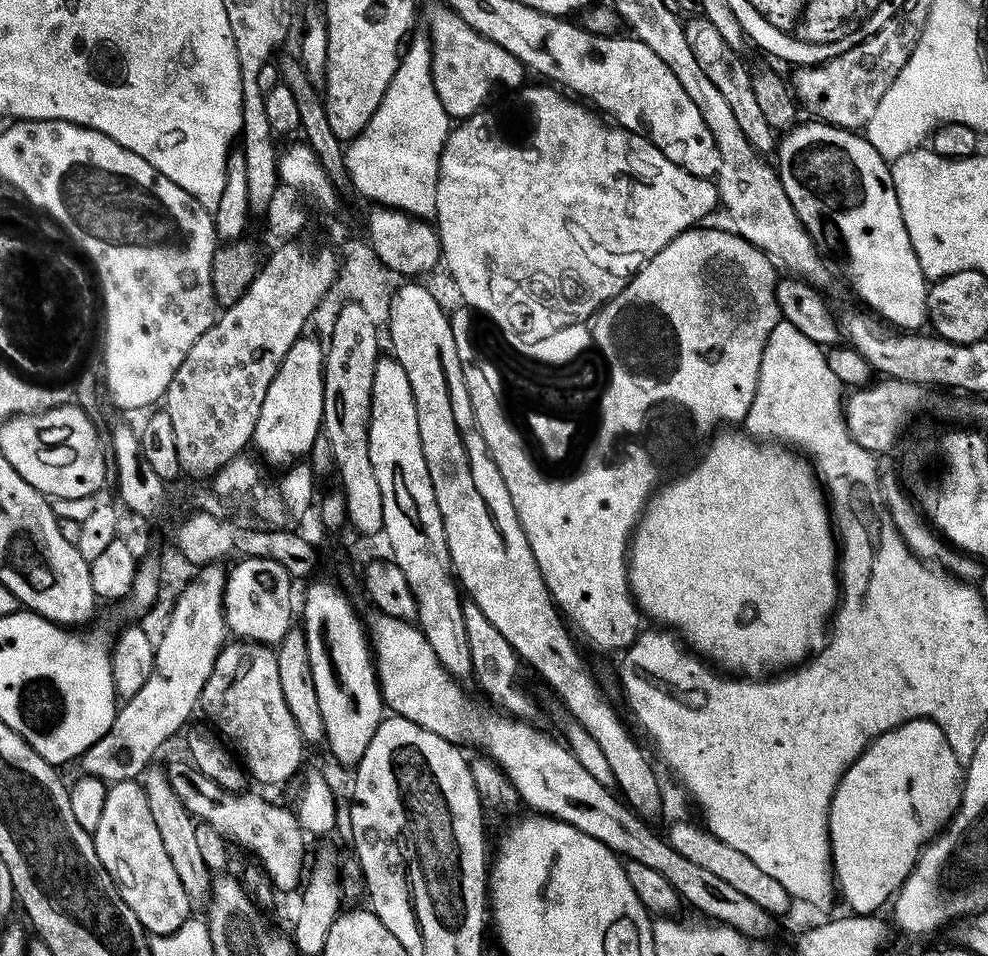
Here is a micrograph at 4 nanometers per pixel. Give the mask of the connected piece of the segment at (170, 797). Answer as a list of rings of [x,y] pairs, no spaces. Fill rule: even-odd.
[[[156,762],[150,763],[142,775],[146,802],[150,802],[150,814],[154,814],[158,834],[162,834],[162,842],[166,845],[166,854],[170,854],[174,862],[174,870],[178,870],[178,878],[186,894],[193,902],[207,901],[212,891],[214,876],[208,871],[206,862],[202,862],[202,853],[198,850],[198,841],[194,835],[197,821],[171,789],[165,769],[161,766],[159,768],[157,764]]]

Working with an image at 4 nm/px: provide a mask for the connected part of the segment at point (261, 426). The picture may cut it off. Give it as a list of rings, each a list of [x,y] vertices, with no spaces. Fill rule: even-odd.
[[[301,338],[292,343],[286,358],[282,358],[282,366],[278,366],[278,374],[274,374],[274,382],[270,382],[266,398],[262,398],[262,410],[258,410],[258,422],[252,435],[253,449],[256,448],[268,463],[282,467],[294,464],[309,455],[315,440],[321,435],[324,422],[324,354],[321,341],[319,344],[316,340]]]

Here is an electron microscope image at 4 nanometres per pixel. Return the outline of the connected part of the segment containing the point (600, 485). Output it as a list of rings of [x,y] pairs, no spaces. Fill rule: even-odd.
[[[704,227],[687,228],[678,234],[665,248],[658,250],[650,262],[643,264],[636,271],[636,277],[599,312],[580,325],[571,323],[554,336],[540,337],[535,341],[507,340],[467,306],[460,306],[450,316],[458,362],[468,370],[472,370],[472,367],[481,368],[492,383],[492,396],[473,395],[474,418],[486,442],[486,450],[494,466],[498,466],[498,474],[502,474],[502,482],[506,482],[506,490],[510,490],[510,502],[514,502],[516,517],[526,534],[526,542],[530,542],[538,570],[544,575],[548,592],[555,600],[557,609],[571,621],[574,628],[576,623],[575,631],[580,631],[600,652],[623,653],[636,643],[636,638],[642,631],[642,613],[632,599],[632,589],[628,586],[628,550],[630,537],[644,505],[651,500],[652,493],[657,491],[658,485],[665,479],[664,467],[671,460],[678,459],[683,448],[688,448],[691,444],[703,445],[721,426],[736,426],[744,421],[750,410],[750,402],[754,402],[754,394],[758,390],[762,350],[766,350],[770,330],[774,330],[782,318],[776,301],[777,265],[750,241],[737,236],[735,231],[723,232],[720,228]]]

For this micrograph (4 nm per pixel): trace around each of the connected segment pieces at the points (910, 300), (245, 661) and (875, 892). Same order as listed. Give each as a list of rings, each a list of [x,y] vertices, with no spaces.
[[[823,122],[811,123],[797,123],[778,140],[778,175],[798,218],[812,239],[822,245],[825,253],[833,252],[844,263],[844,276],[849,286],[856,291],[858,299],[869,304],[881,316],[881,321],[889,320],[900,330],[923,329],[920,327],[925,327],[928,318],[930,284],[922,274],[922,266],[918,266],[914,246],[910,246],[910,234],[906,234],[906,222],[902,222],[902,210],[898,206],[889,161],[878,154],[874,146],[870,146],[867,135],[857,134],[851,128],[836,128]]]
[[[255,642],[226,643],[206,680],[198,708],[213,724],[211,727],[217,733],[220,731],[219,735],[235,749],[253,781],[284,784],[299,770],[304,760],[306,742],[300,736],[294,714],[290,714],[290,706],[286,706],[286,698],[282,698],[278,662],[275,651],[269,645]]]
[[[908,720],[894,730],[883,732],[846,769],[838,782],[828,815],[828,837],[838,892],[844,895],[857,916],[871,916],[887,905],[910,870],[924,845],[933,839],[956,815],[962,791],[962,761],[950,750],[946,734],[933,720]]]

